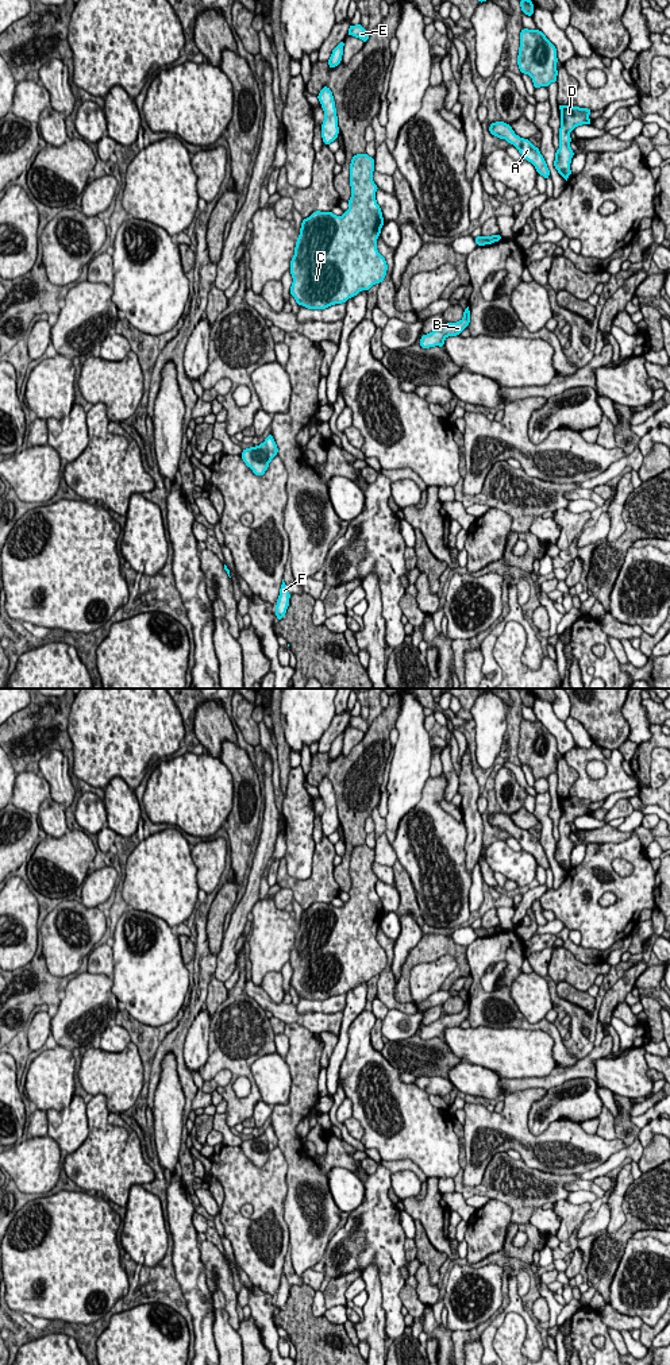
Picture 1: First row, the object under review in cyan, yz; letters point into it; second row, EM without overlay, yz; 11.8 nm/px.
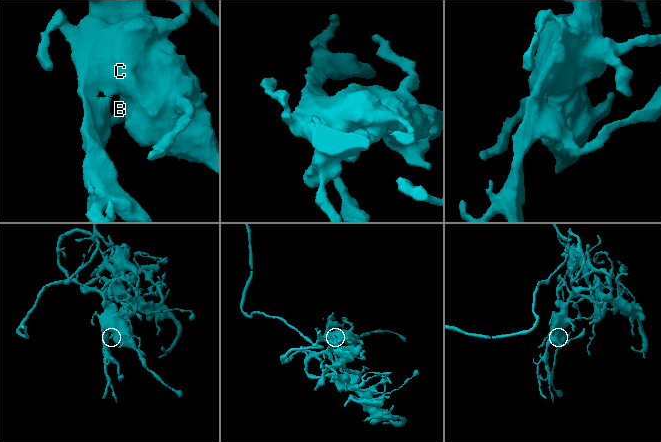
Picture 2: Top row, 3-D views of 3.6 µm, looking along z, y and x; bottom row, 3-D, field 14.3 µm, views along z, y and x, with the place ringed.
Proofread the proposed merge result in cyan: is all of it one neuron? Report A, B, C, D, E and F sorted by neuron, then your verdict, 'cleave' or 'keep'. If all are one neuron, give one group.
groups A B C D E F; keep

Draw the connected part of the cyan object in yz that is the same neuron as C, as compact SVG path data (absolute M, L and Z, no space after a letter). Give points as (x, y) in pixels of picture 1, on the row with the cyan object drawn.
M366 153L355 154L350 163L349 209L342 216L315 211L303 219L289 267L293 278L289 293L299 305L326 309L346 302L359 292L367 292L373 285L384 281L388 265L377 250L377 239L385 220L376 200L378 186L373 181L374 170L374 158Z

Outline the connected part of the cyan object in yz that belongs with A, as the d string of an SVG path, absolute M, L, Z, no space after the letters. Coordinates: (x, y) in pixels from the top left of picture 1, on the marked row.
M504 122L492 123L489 126L489 132L500 139L505 139L509 144L513 144L521 154L521 158L535 166L538 174L543 176L546 180L550 177L550 170L539 149L535 147L528 139L516 135L511 124Z

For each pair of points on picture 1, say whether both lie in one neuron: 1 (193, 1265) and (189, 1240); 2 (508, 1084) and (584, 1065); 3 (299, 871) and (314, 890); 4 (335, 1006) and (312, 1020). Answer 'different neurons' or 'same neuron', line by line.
1: same neuron
2: same neuron
3: different neurons
4: different neurons

